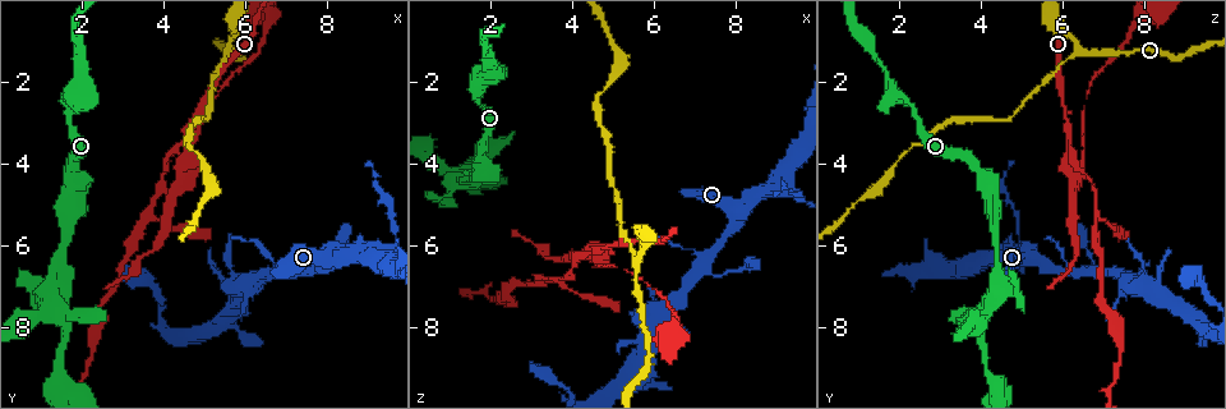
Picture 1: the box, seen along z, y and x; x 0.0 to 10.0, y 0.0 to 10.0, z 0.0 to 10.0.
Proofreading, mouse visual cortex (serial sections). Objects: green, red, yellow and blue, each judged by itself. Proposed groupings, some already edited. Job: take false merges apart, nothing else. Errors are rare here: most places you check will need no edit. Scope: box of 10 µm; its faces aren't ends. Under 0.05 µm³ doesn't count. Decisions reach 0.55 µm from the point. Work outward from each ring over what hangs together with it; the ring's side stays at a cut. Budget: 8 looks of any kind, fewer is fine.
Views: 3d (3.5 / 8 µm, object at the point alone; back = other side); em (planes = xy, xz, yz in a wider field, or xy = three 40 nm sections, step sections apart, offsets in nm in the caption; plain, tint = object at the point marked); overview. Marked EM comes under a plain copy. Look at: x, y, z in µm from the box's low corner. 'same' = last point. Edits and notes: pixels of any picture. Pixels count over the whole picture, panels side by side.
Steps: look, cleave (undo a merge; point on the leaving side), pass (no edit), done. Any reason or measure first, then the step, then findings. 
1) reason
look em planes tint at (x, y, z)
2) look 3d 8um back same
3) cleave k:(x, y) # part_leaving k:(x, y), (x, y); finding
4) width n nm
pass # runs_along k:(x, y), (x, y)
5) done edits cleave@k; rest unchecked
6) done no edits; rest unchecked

looks like a crossing
look 3d 3.5um at (4.55, 3.50, 6.25)

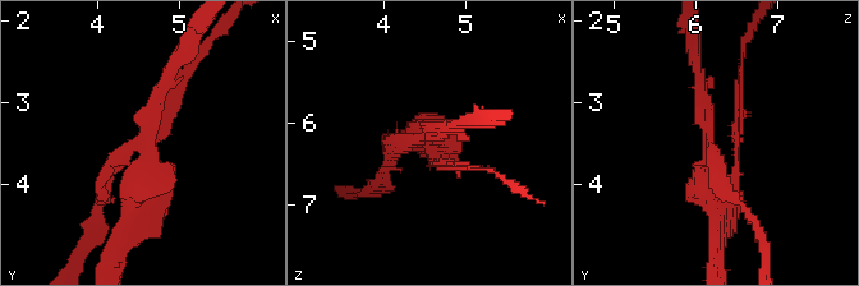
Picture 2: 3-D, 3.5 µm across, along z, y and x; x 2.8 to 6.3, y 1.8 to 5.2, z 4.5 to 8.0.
arms 4; arm_widths 150, 200, 250, 250 nm
look em xy step 3 tint at (4.55, 3.45, 6.20)

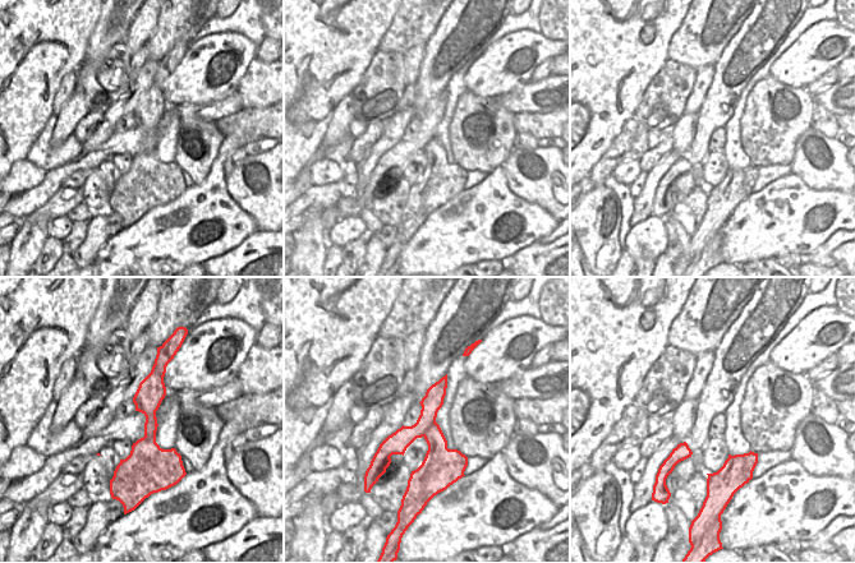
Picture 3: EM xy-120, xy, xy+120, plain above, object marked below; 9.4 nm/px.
look em xy step 2 tint same

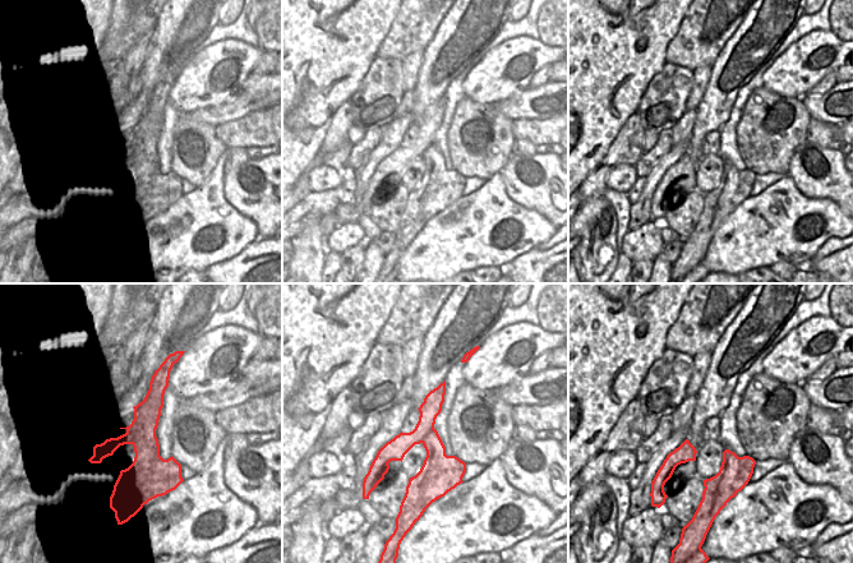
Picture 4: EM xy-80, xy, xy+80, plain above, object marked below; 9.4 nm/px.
cleave 2:(174, 102) # two cells meet here

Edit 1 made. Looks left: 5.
three arms meet
look 3d 3.5um at (5.60, 1.30, 6.55)

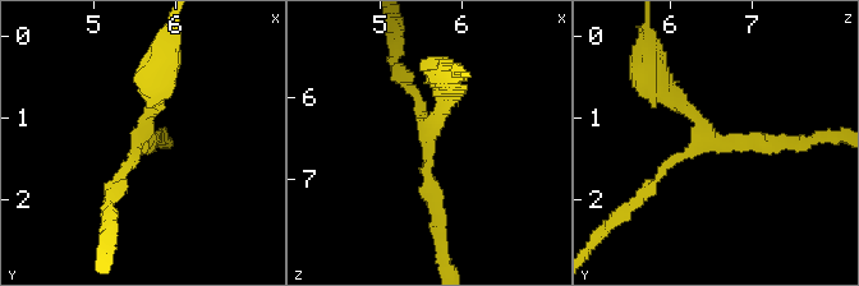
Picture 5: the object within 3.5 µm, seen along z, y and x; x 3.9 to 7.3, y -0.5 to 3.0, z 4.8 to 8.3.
arms 3; arm_widths 150, 200, 200 nm
look em planes tint at (5.60, 1.30, 6.55)

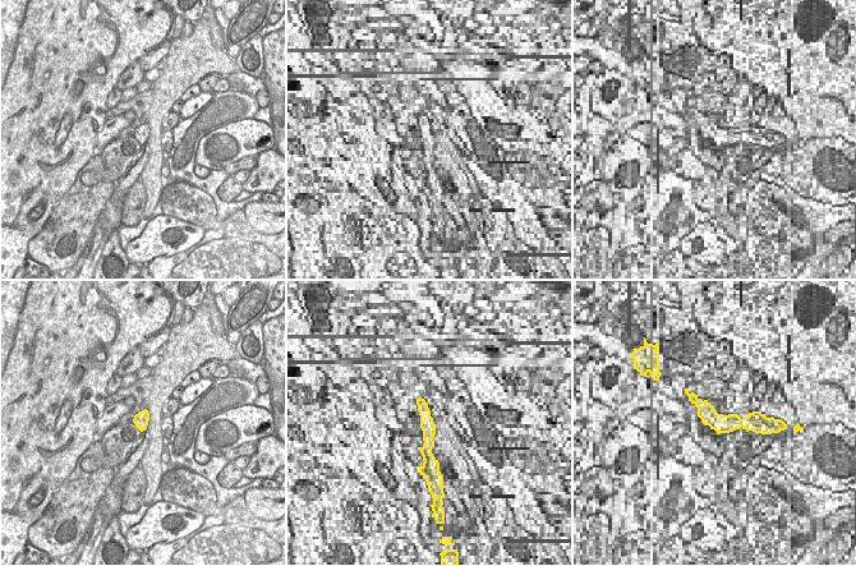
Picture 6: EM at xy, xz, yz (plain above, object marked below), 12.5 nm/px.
width 190 nm
pass # runs_along 5:(797, 141), (698, 141), (652, 184); all the same cell

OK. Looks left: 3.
three arms meet
look em planes tint at (3.65, 5.10, 6.90)

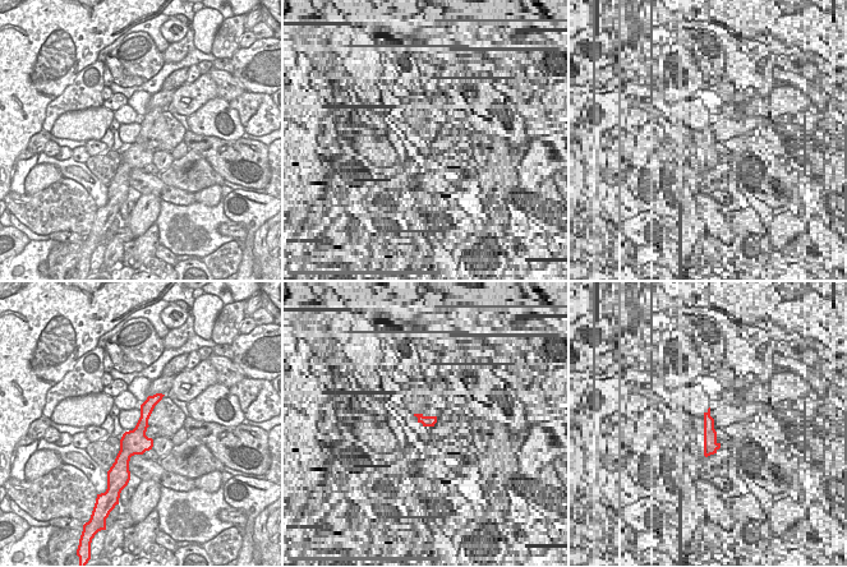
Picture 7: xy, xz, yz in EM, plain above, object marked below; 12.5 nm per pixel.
look 3d 3.5um back same

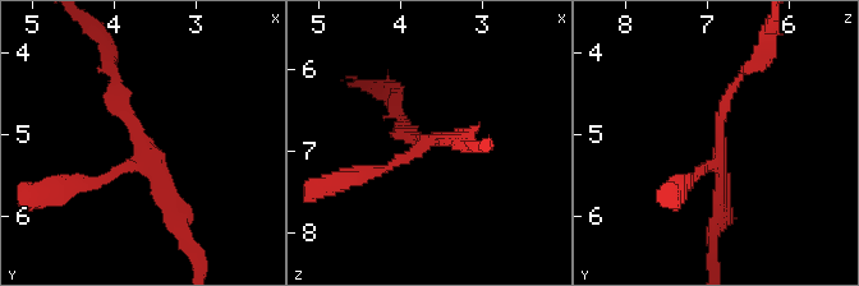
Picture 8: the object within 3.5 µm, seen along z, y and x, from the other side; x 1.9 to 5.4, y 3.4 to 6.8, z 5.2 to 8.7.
arms 3
pass # runs_along 8:(114, 73), (180, 226); one cell here

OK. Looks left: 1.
done edits cleave@2; rest unchecked

